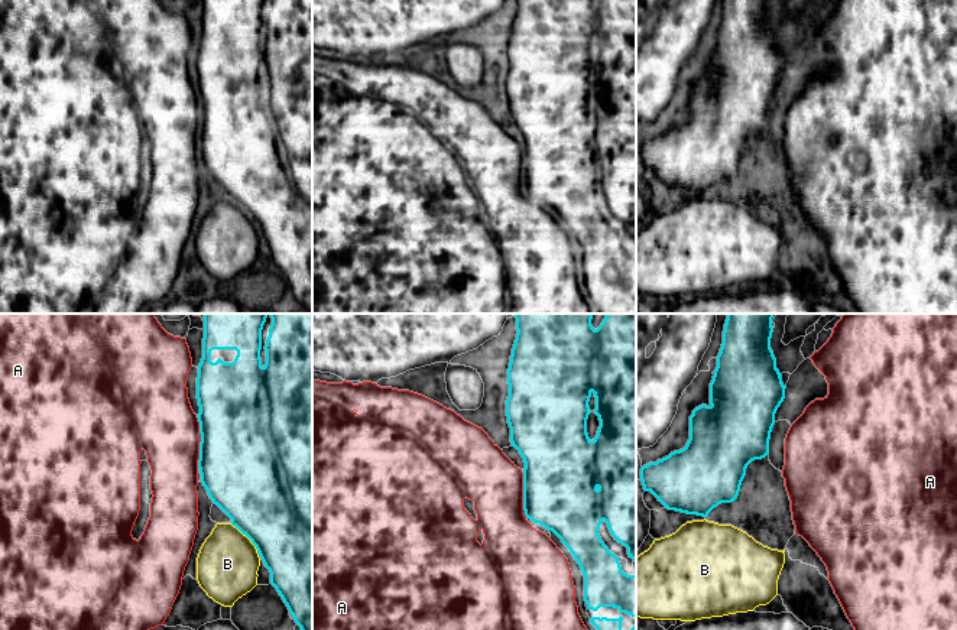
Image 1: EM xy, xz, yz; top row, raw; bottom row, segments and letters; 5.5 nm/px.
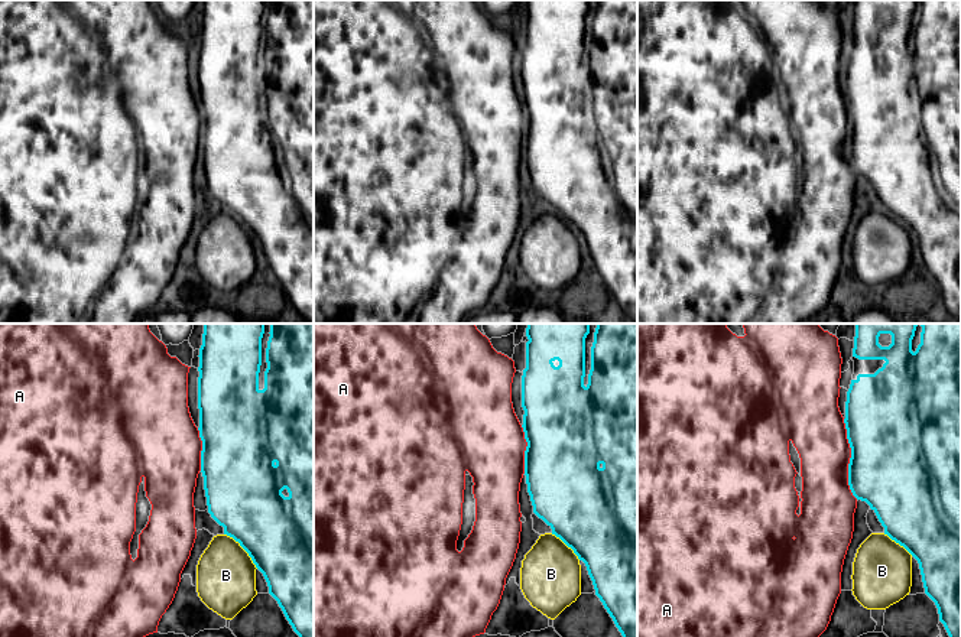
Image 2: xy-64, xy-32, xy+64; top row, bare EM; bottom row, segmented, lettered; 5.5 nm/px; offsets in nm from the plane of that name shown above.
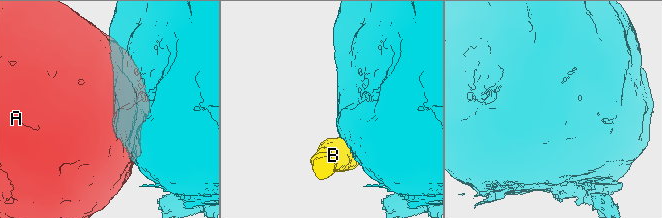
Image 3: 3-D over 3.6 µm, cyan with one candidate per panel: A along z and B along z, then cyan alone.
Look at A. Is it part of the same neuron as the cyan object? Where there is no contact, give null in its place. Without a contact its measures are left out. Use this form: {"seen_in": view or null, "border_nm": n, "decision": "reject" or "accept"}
{"seen_in": "xy", "border_nm": 300, "decision": "reject"}

